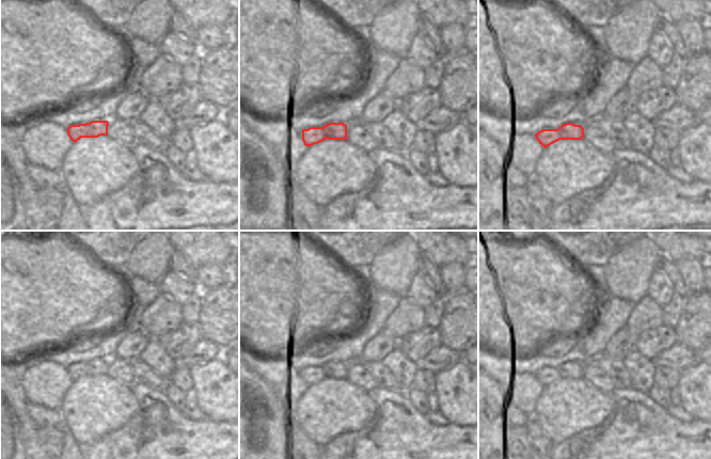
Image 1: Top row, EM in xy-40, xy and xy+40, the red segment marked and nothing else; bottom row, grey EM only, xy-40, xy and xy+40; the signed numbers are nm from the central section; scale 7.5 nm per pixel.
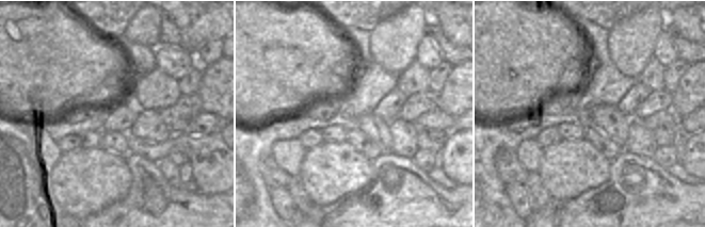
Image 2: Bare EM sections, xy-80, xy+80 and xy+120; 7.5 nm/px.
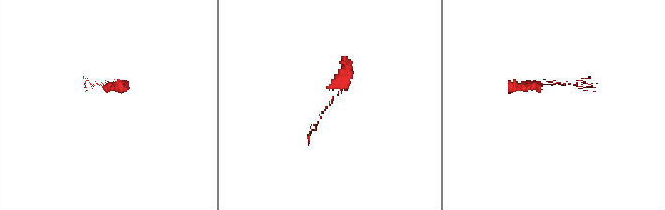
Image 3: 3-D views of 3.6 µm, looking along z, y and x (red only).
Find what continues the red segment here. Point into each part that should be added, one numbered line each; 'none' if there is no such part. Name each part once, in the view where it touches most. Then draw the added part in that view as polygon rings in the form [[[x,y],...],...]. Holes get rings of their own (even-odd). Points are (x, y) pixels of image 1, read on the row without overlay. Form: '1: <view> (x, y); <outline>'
none

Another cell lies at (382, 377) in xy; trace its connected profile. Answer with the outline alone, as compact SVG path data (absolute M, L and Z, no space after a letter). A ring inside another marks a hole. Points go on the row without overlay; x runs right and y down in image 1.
M364 362L364 365L373 376L377 387L398 390L398 382L381 362Z

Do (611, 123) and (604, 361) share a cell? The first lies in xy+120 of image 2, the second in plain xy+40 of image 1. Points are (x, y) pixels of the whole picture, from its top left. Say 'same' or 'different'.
same

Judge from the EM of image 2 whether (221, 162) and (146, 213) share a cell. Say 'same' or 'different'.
different

